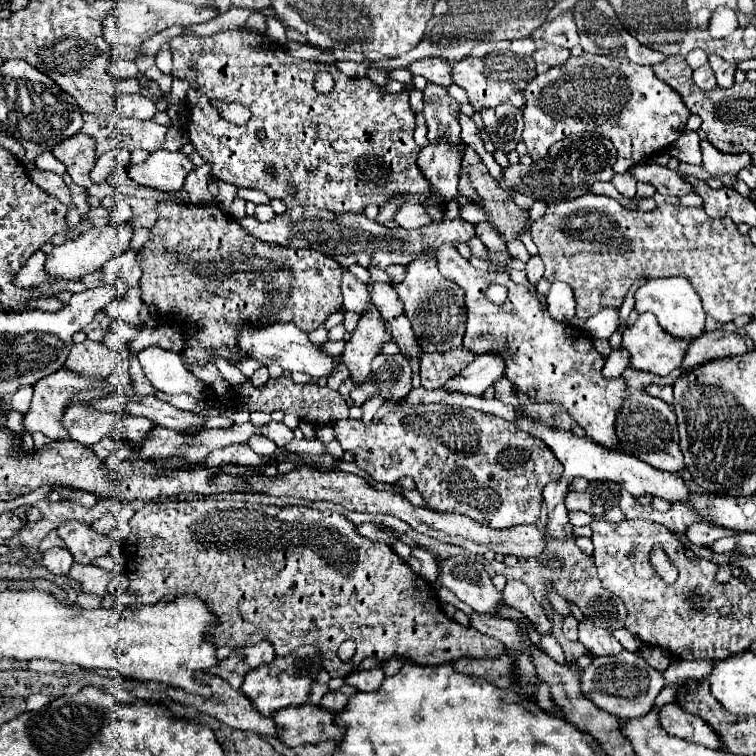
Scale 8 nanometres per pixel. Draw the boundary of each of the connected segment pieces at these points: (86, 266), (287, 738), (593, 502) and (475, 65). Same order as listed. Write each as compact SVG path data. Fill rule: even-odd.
M130 220L114 226L114 224L106 224L106 226L100 226L100 228L90 228L82 234L78 234L76 238L70 238L66 240L64 244L56 246L48 258L46 258L46 270L50 274L56 274L56 276L62 276L62 278L70 278L70 280L80 280L82 276L90 274L90 272L96 272L100 270L112 256L124 252L128 246L130 246L130 240L132 240L132 234L134 234L134 226Z
M314 704L288 706L272 716L276 724L280 724L280 740L288 746L298 744L316 744L322 740L340 742L346 734L344 726L334 722L334 714L326 708Z
M590 482L584 492L570 490L564 502L568 510L582 510L600 518L608 508L618 506L620 486L616 482Z
M498 54L498 56L486 56L486 58L464 58L452 64L454 82L468 92L470 104L476 110L492 108L496 104L512 104L516 108L522 108L524 90L534 76L536 76L536 64L530 56Z

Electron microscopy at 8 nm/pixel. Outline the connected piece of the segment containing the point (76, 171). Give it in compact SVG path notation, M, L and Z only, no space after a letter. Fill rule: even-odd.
M78 132L76 136L66 138L54 146L52 154L68 168L68 174L78 186L90 188L94 184L90 180L90 172L96 160L96 140L92 136Z

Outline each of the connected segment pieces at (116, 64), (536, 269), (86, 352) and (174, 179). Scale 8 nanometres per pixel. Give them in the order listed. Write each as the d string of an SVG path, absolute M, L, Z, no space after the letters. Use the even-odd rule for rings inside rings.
M112 60L108 64L108 72L116 80L124 80L124 78L136 76L138 74L138 68L136 68L136 62L134 60Z
M540 254L528 258L528 262L526 262L526 270L524 270L524 272L528 274L528 280L530 280L532 284L536 284L538 278L542 278L542 274L544 274L544 262L542 262Z
M86 340L82 344L72 344L66 366L74 372L82 372L94 378L116 374L116 366L120 364L120 354L108 350L102 342Z
M156 150L148 156L144 164L130 166L128 176L146 188L156 188L160 192L180 190L184 186L184 178L190 170L194 170L194 162L184 152Z

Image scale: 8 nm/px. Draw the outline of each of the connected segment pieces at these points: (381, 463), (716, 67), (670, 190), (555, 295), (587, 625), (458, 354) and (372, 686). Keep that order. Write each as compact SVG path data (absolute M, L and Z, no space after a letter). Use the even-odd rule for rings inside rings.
M406 404L404 410L388 412L378 422L370 422L370 424L364 424L362 420L352 420L352 418L340 420L334 426L334 432L336 432L336 440L342 444L342 448L354 452L356 464L362 470L366 470L374 480L392 484L402 476L412 476L414 482L416 482L416 490L428 500L428 508L440 510L440 512L460 512L460 514L466 514L466 516L470 516L472 520L476 520L480 524L488 524L490 528L510 528L510 526L518 526L518 524L536 524L538 516L540 516L540 498L542 498L544 486L562 476L560 460L556 460L554 452L548 450L548 446L542 440L538 440L532 434L516 428L516 424L512 424L504 418L498 418L498 416L492 416L492 414L486 414L486 412L478 412L478 410L472 410L472 408L454 408L454 406L444 406L444 404L428 404L428 406L408 406Z
M714 54L708 58L714 74L716 74L716 80L718 80L718 86L732 86L734 84L734 72L736 72L736 66L734 64L728 64L726 60L722 60L720 56L716 58Z
M646 160L644 164L638 164L636 168L630 170L638 182L650 182L654 184L656 192L664 196L686 196L692 194L694 188L686 180L684 174L678 170L670 170L668 166L660 166L652 160Z
M554 282L546 300L550 304L550 314L554 320L560 320L560 322L572 320L572 316L574 316L574 292L572 292L570 284Z
M588 618L578 622L578 640L594 654L594 656L612 656L620 654L622 644L604 628L594 626Z
M460 346L452 348L448 352L432 352L424 354L420 358L420 376L422 376L422 386L426 390L442 388L448 378L456 376L462 368L466 368L474 360L474 354Z
M378 666L378 668L354 672L352 676L346 678L346 684L352 684L362 692L374 692L376 688L380 688L382 680L384 680L384 670Z

